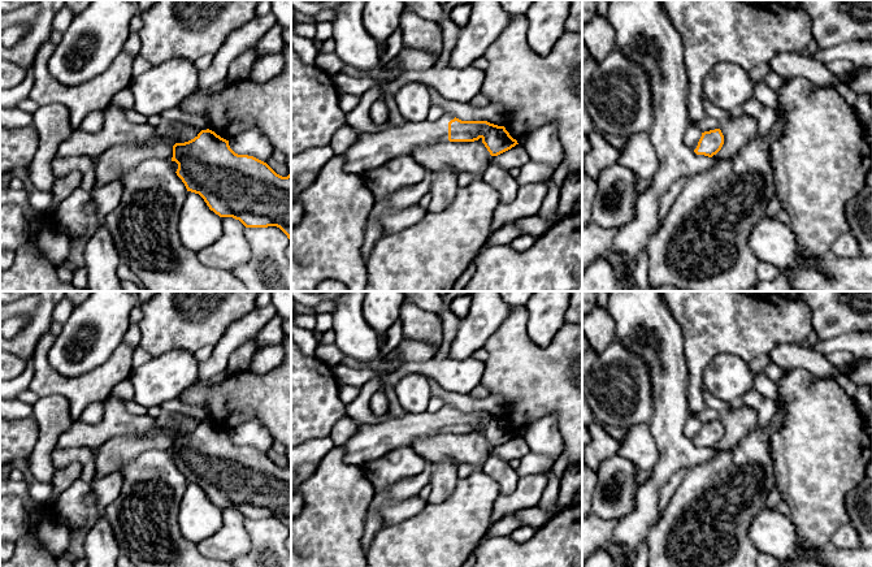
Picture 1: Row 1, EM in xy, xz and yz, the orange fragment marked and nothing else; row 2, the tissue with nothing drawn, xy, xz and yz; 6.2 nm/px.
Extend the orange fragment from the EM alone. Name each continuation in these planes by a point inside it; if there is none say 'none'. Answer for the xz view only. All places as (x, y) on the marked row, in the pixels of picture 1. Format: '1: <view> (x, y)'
1: xz (371, 151)

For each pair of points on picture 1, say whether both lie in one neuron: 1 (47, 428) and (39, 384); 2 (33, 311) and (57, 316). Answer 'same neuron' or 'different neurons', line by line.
1: different neurons
2: different neurons

